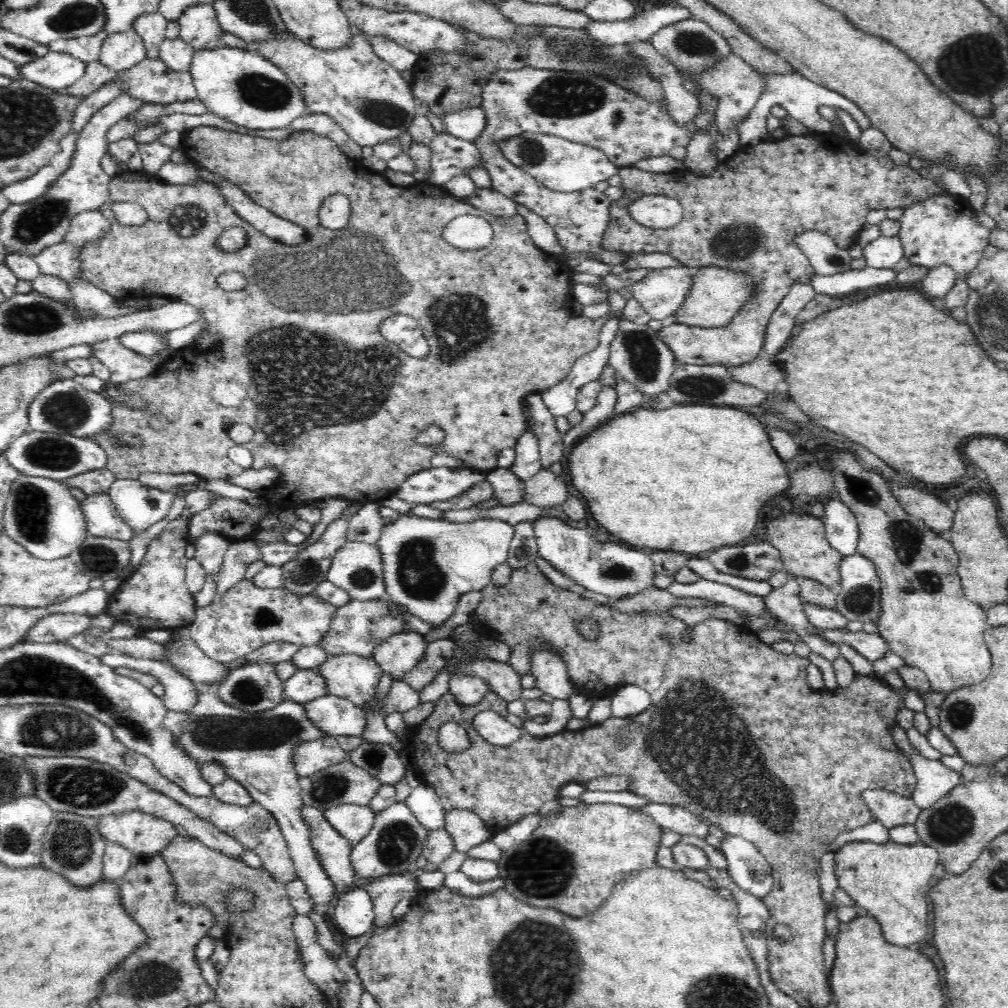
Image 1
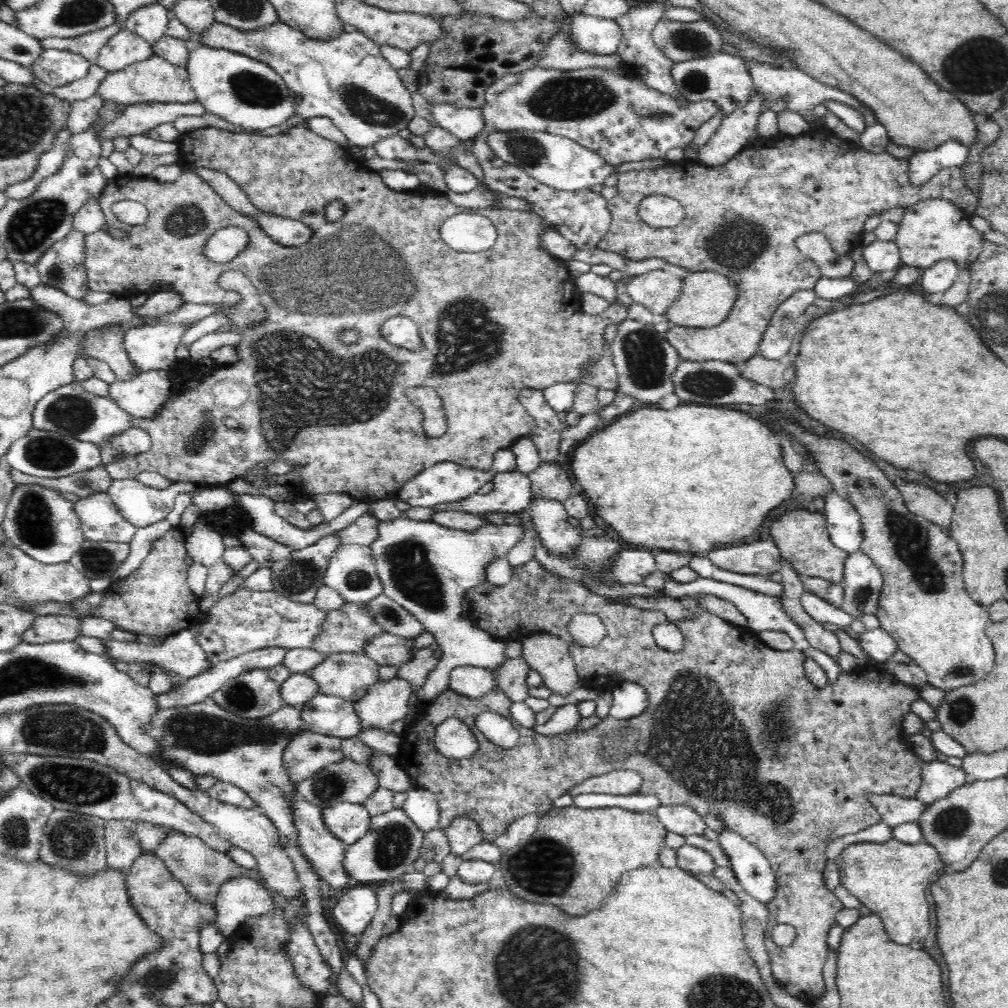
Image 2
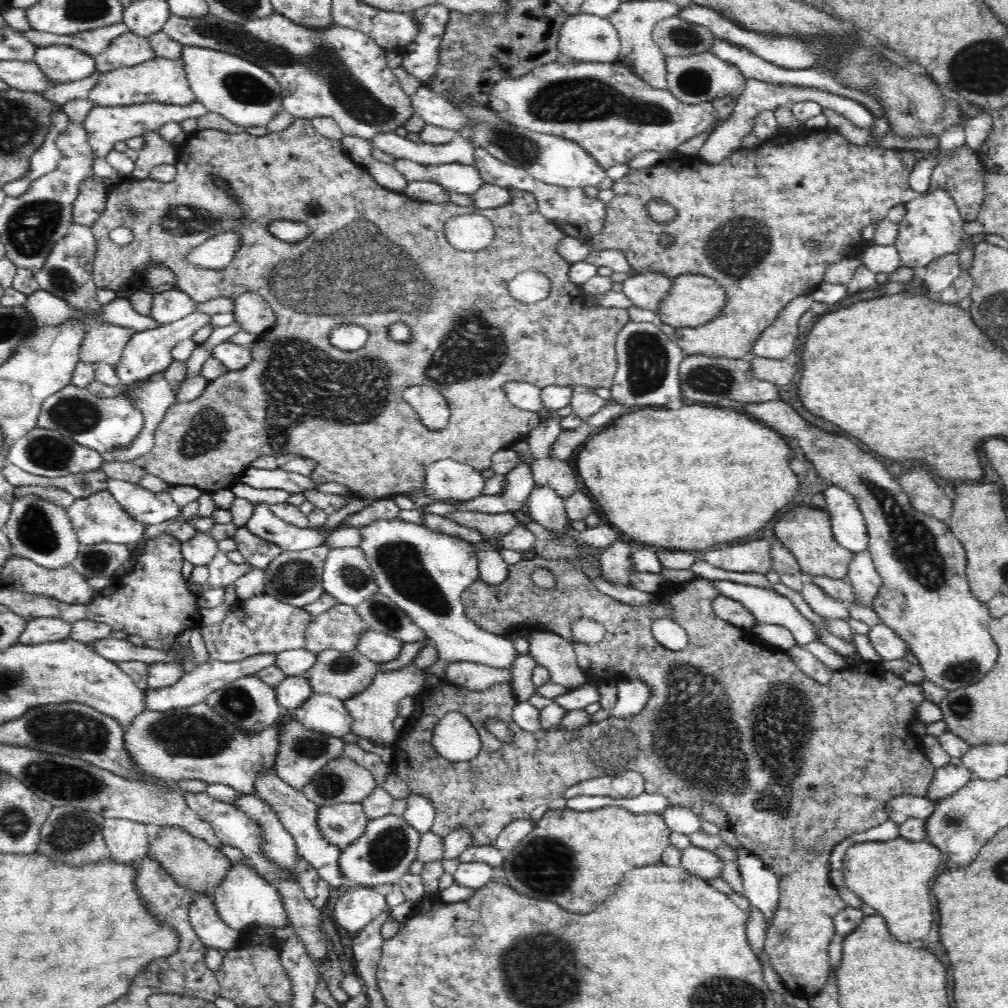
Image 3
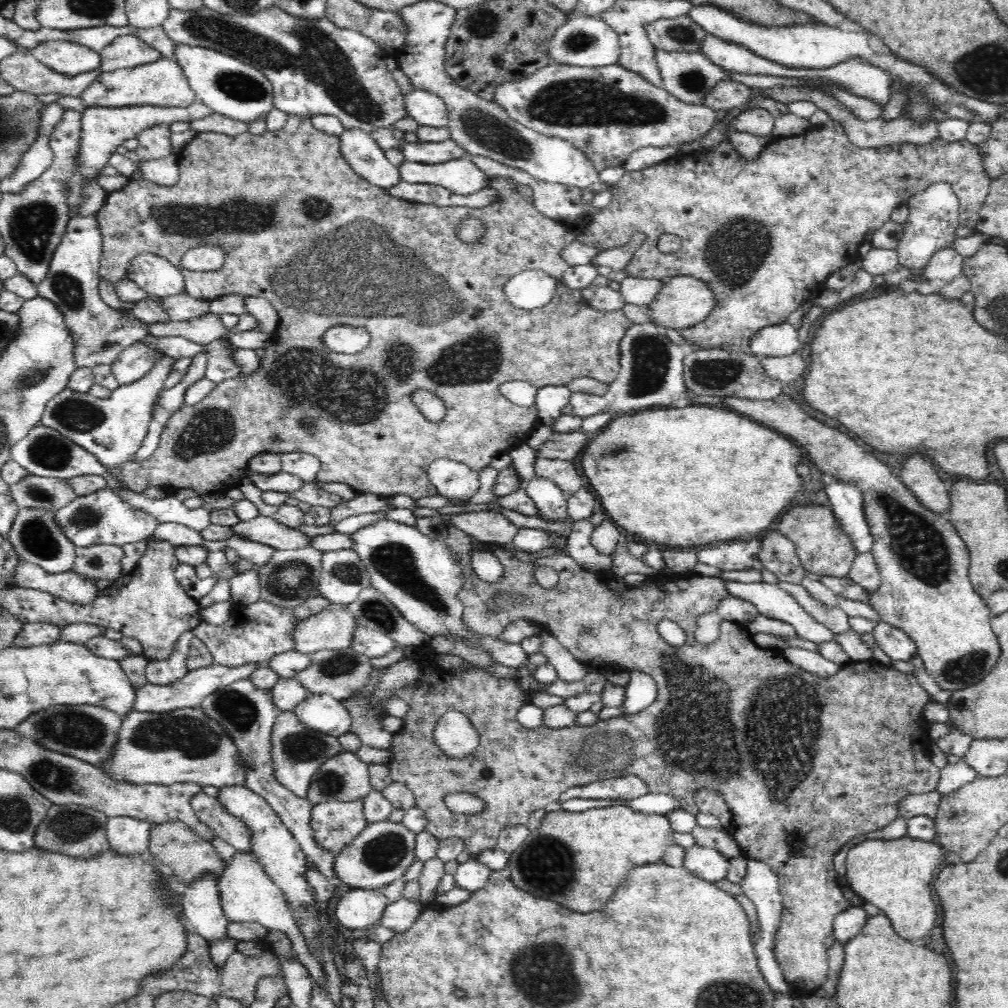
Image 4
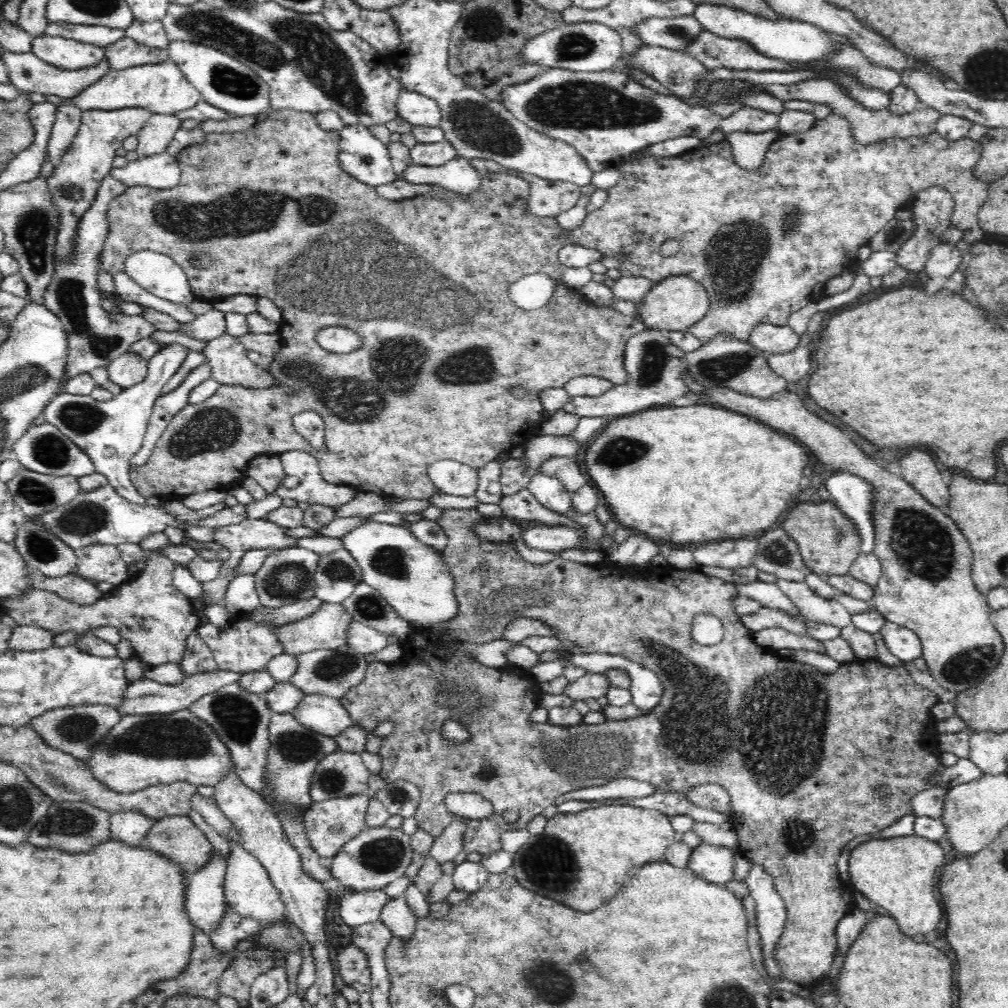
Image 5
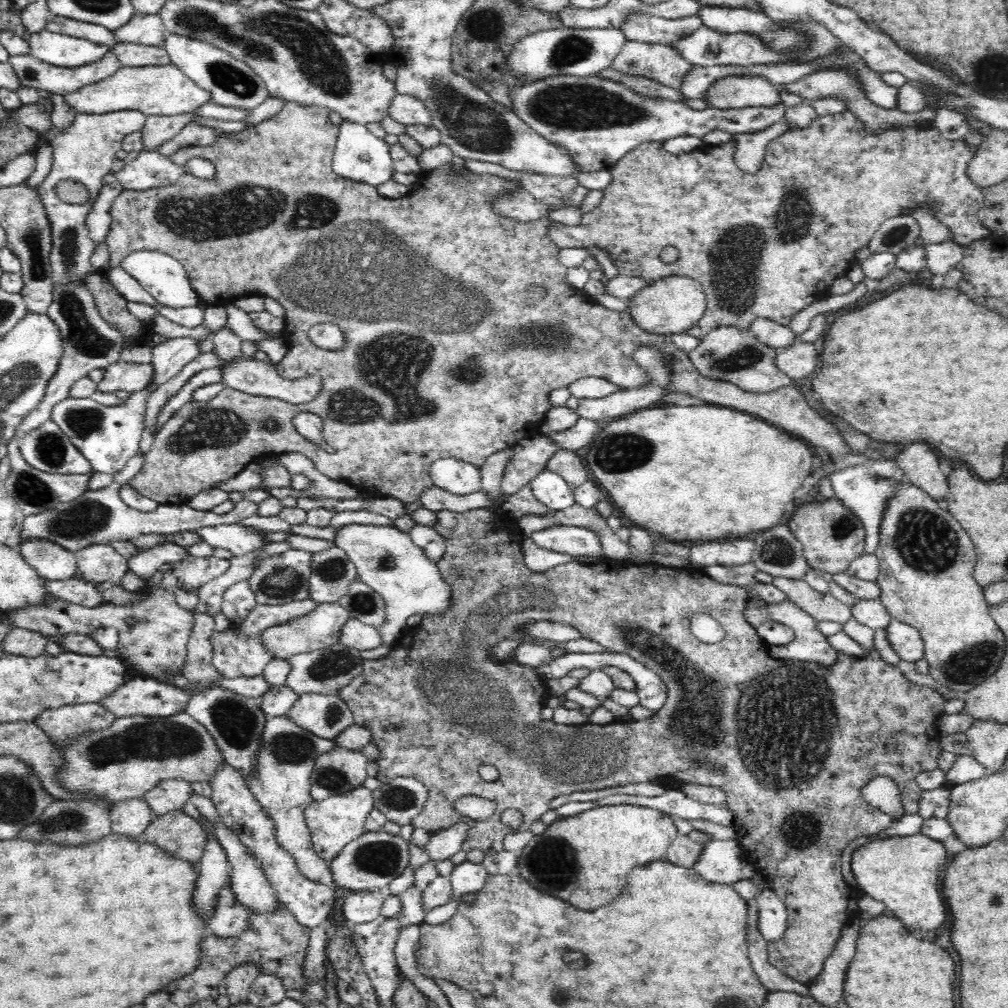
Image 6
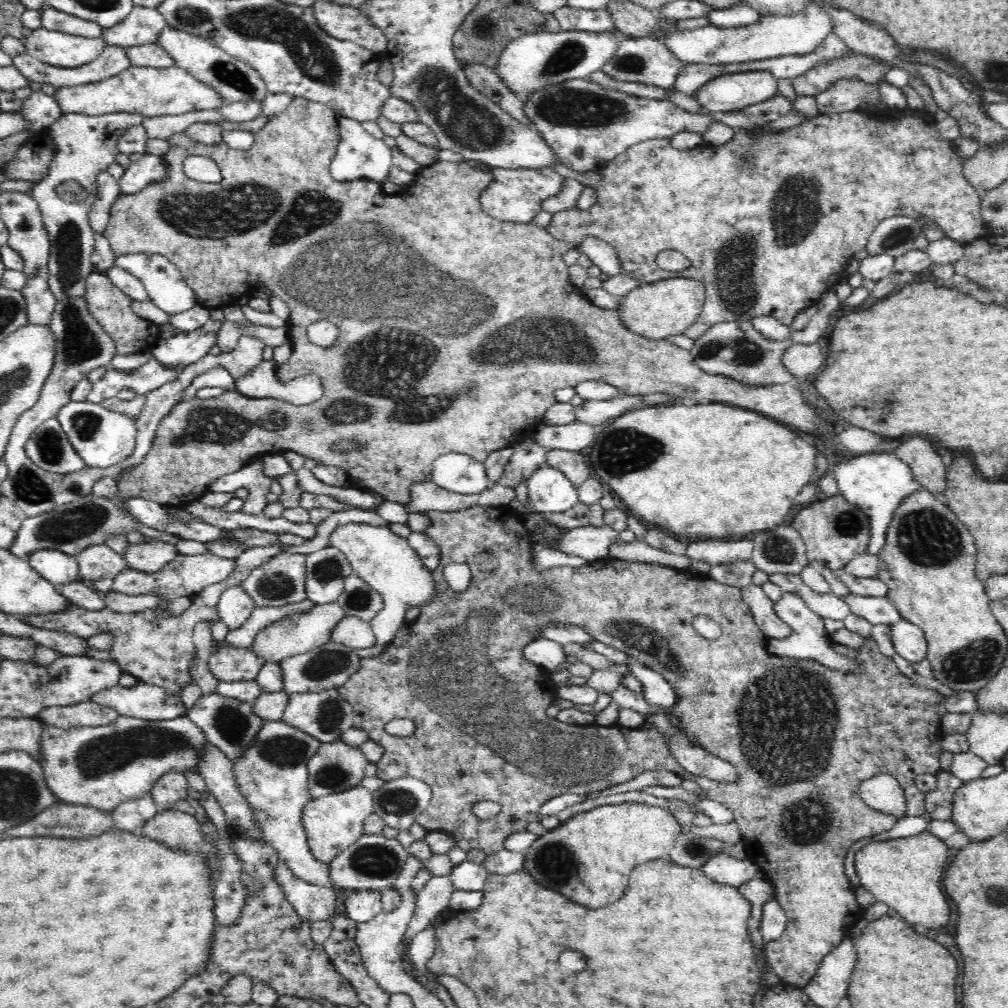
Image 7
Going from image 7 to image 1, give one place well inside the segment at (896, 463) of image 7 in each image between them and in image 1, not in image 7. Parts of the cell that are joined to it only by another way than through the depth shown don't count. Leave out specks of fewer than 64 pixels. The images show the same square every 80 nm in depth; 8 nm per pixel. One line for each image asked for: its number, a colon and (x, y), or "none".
1: (841, 529)
2: (843, 524)
3: (848, 527)
4: (845, 500)
5: (853, 496)
6: (865, 489)

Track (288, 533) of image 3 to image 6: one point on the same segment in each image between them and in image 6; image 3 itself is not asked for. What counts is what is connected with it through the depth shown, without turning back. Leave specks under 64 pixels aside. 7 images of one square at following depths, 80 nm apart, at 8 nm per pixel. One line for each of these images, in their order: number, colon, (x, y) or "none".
4: (263, 529)
5: (251, 534)
6: (240, 539)

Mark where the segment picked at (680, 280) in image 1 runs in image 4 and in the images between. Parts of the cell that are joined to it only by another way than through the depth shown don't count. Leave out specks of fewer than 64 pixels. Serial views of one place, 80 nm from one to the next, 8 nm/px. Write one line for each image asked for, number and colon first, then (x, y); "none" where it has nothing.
2: (656, 290)
3: (648, 290)
4: (641, 292)

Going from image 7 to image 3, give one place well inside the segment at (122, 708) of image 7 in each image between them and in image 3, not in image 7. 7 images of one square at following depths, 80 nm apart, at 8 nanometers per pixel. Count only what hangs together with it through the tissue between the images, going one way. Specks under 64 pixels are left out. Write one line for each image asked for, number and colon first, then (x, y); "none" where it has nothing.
3: (194, 686)
4: (190, 691)
5: (144, 696)
6: (142, 695)

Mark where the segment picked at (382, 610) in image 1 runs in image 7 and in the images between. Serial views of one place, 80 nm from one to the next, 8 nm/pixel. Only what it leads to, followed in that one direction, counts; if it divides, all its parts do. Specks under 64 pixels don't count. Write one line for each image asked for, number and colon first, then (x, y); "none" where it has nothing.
2: (349, 629)
3: (339, 629)
4: (332, 629)
5: (327, 628)
6: (321, 628)
7: (298, 633)

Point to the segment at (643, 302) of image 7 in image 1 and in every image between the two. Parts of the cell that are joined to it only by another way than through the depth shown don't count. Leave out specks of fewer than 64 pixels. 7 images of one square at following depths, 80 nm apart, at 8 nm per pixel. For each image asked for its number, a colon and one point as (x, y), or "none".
1: (717, 295)
2: (707, 298)
3: (695, 299)
4: (684, 301)
5: (677, 302)
6: (673, 304)

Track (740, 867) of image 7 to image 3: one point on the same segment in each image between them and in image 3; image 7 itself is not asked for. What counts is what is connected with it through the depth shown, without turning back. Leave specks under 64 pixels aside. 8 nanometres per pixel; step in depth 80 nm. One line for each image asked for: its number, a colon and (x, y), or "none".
3: (697, 861)
4: (709, 864)
5: (712, 863)
6: (719, 862)

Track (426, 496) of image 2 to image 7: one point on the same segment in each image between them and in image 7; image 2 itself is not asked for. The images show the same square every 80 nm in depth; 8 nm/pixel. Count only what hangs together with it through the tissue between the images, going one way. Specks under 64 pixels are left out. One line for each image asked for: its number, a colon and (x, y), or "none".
3: (446, 479)
4: (452, 479)
5: (450, 477)
6: (457, 477)
7: (459, 473)

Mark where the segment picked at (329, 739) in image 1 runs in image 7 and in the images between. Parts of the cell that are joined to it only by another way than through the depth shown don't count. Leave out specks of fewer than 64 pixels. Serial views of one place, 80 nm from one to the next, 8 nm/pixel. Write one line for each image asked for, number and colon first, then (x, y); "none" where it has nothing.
2: (309, 752)
3: (303, 752)
4: (298, 752)
5: (295, 751)
6: (282, 784)
7: (272, 774)

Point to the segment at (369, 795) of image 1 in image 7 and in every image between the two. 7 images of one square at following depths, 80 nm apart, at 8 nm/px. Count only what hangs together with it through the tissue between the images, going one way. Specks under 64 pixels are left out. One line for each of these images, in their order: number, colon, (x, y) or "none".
2: (347, 781)
3: (342, 780)
4: (344, 777)
5: (341, 774)
6: (335, 773)
7: (336, 767)

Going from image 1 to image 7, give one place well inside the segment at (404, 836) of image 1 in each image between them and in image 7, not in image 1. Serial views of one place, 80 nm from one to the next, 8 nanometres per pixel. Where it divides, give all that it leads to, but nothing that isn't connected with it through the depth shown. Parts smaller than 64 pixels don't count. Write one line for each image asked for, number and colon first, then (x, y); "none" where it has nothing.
2: (390, 848)
3: (384, 853)
4: (384, 850)
5: (378, 855)
6: (374, 859)
7: (373, 862)

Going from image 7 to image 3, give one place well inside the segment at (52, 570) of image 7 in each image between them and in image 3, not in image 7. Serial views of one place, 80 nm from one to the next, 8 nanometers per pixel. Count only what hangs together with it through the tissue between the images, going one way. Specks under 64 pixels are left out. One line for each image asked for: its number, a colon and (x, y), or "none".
3: (40, 530)
4: (38, 538)
5: (40, 548)
6: (52, 561)

